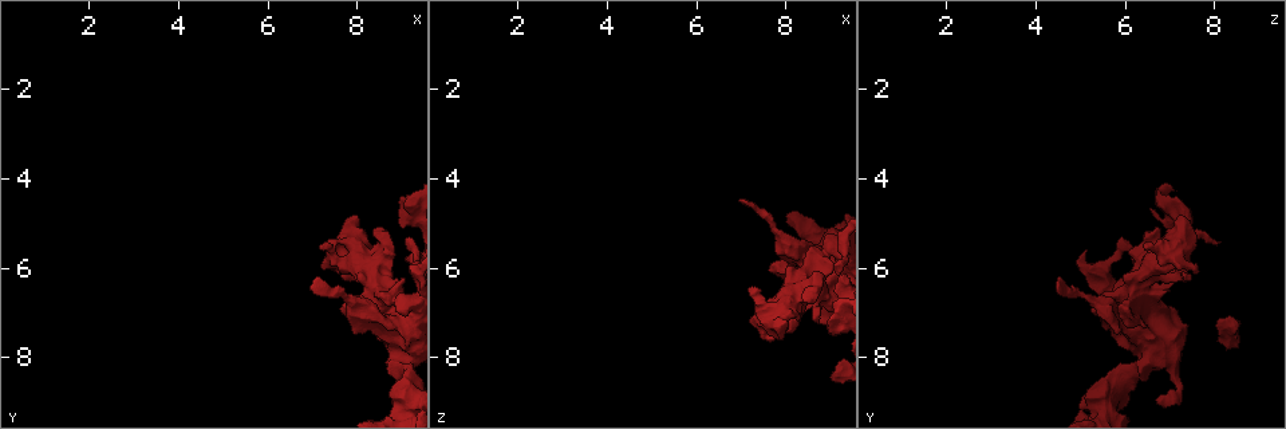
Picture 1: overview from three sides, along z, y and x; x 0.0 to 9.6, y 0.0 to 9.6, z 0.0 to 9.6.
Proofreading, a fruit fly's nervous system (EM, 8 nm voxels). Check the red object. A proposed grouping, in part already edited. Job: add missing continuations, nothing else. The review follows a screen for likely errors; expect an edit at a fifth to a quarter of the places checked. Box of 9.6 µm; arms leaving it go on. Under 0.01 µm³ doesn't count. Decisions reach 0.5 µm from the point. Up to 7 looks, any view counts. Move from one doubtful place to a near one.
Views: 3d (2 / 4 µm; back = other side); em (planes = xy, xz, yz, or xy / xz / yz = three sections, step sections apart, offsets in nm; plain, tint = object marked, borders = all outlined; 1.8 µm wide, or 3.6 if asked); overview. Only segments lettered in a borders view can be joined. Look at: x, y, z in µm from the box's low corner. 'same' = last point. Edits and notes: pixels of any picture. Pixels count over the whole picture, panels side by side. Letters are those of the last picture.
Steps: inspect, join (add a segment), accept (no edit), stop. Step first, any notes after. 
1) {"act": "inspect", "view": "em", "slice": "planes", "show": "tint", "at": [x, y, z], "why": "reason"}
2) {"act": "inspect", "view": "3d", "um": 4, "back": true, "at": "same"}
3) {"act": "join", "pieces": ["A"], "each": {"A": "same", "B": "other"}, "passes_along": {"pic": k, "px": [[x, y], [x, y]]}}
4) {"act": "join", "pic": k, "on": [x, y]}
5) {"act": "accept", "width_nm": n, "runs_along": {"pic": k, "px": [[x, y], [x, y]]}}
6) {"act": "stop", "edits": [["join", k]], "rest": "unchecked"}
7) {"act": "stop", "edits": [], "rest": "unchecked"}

{"act": "inspect", "view": "3d", "um": 2, "back": true, "at": [8.95, 4.60, 7.30], "why": "free end"}

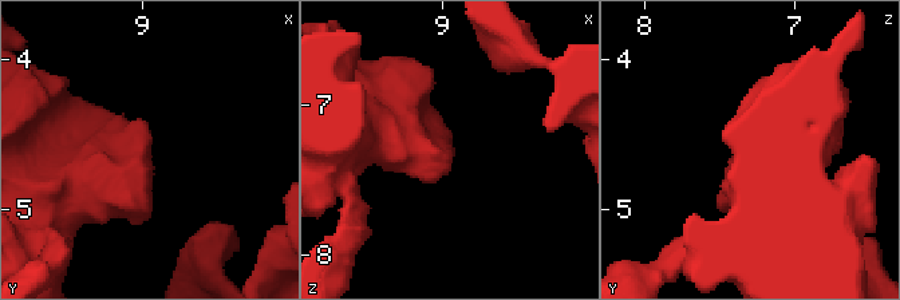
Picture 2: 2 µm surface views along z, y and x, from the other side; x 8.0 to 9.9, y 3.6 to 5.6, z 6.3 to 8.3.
{"act": "inspect", "view": "em", "slice": "planes", "show": "borders", "at": [8.96, 4.52, 7.28], "why": "need the tissue"}

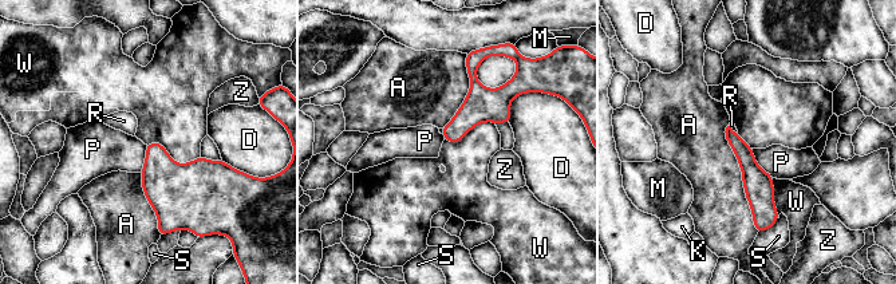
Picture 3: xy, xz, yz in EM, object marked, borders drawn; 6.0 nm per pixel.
{"act": "accept", "each": {"A": "other", "D": "other", "K": "other", "M": "other", "P": "other", "R": "other", "S": "other", "W": "other", "Z": "other"}, "runs_along": {"pic": 3, "px": [[729, 131], [758, 184], [762, 221]]}, "found": "no lettered segment goes on from it"}

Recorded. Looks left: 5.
{"act": "inspect", "view": "3d", "um": 4, "at": [8.85, 7.30, 6.25], "why": "calibre changes"}

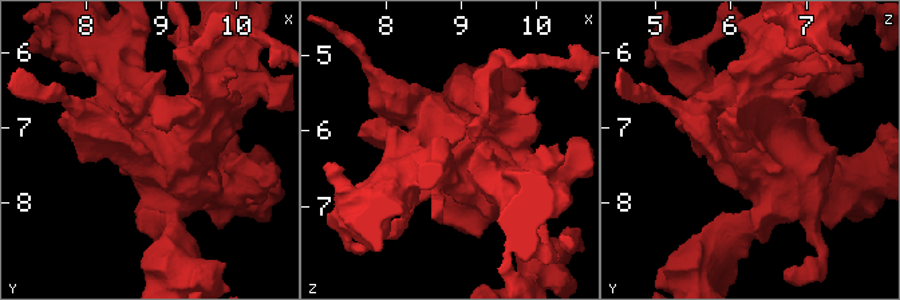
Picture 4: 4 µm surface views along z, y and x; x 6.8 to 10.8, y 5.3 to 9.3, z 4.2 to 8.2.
{"act": "inspect", "view": "em", "um": 3.6, "slice": "planes", "show": "tint", "at": [8.85, 7.25, 6.20]}

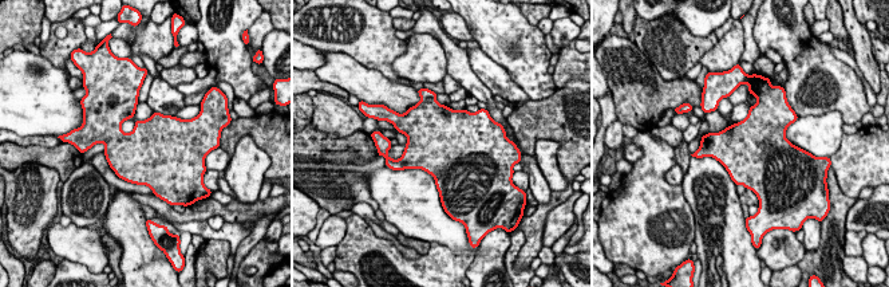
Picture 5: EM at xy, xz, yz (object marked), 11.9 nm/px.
{"act": "inspect", "view": "em", "um": 3.6, "slice": "planes", "show": "borders", "at": "same", "why": "see the neighbours"}

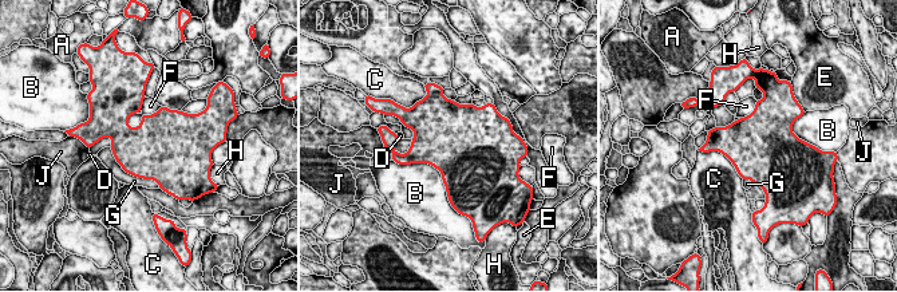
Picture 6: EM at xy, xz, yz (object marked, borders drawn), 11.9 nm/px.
{"act": "accept", "each": {"A": "other", "B": "other", "C": "other", "D": "other", "E": "other", "F": "other", "G": "other", "H": "other", "J": "other"}, "border": {"pic": 6, "px": [[161, 106], [127, 125]]}, "found": "none of them fits"}

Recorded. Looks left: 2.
{"act": "stop", "edits": [], "rest": "unchecked"}

